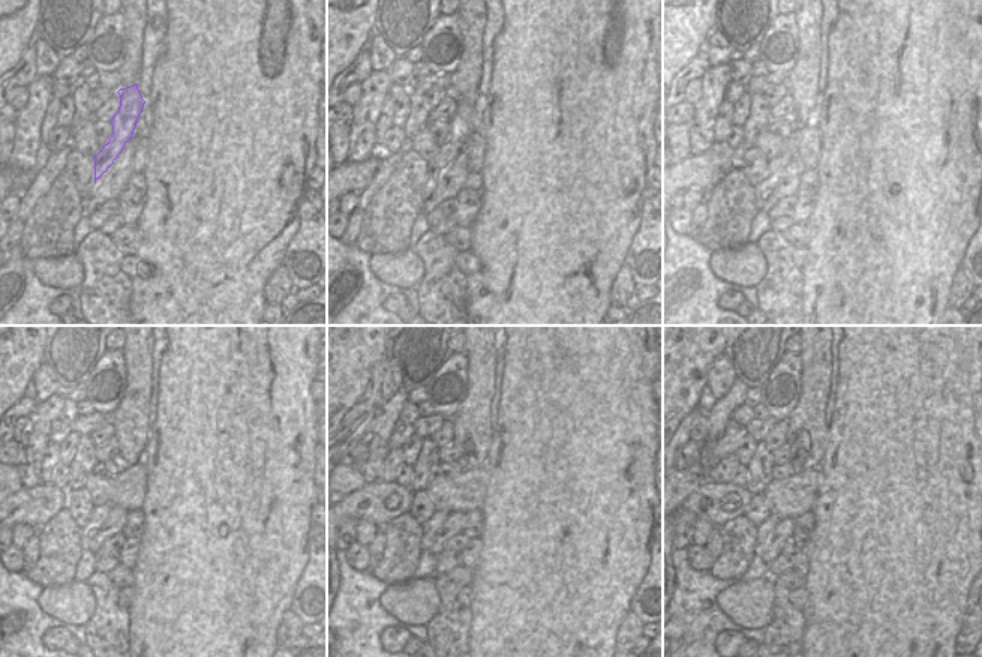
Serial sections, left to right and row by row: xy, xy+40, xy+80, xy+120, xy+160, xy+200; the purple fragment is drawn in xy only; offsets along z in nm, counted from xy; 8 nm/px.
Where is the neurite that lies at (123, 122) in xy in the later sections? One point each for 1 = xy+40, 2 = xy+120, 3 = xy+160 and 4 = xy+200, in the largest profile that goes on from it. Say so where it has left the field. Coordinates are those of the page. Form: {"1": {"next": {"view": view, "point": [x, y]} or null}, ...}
{"1": {"next": {"view": "xy+40", "point": [461, 125]}}, "2": {"next": {"view": "xy+120", "point": [99, 515]}}, "3": {"next": {"view": "xy+160", "point": [429, 528]}}, "4": {"next": {"view": "xy+200", "point": [768, 525]}}}

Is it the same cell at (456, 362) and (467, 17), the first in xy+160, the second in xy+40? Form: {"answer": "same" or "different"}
{"answer": "different"}

